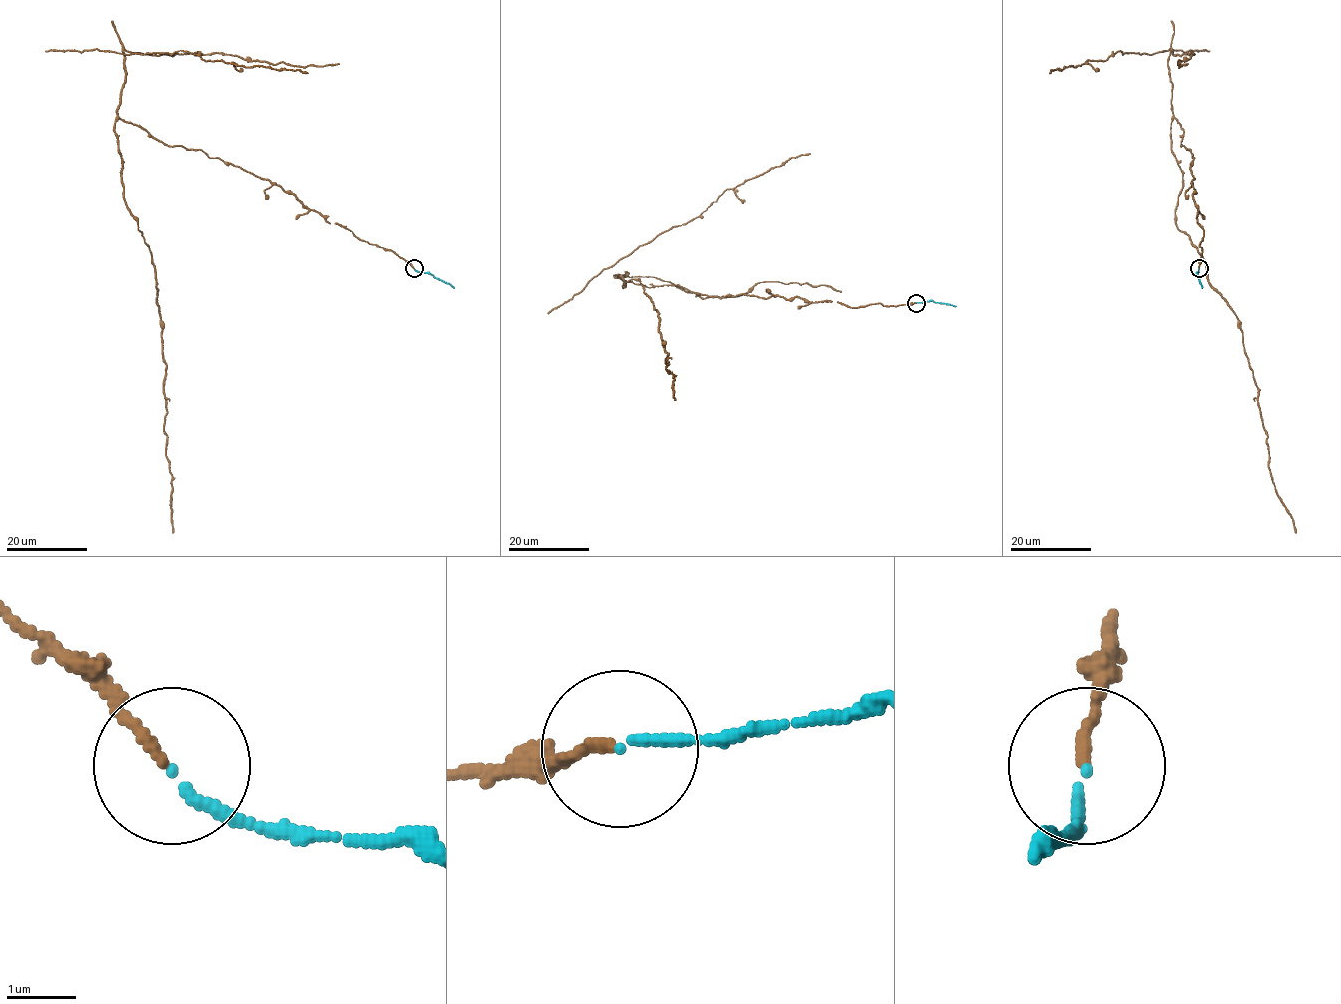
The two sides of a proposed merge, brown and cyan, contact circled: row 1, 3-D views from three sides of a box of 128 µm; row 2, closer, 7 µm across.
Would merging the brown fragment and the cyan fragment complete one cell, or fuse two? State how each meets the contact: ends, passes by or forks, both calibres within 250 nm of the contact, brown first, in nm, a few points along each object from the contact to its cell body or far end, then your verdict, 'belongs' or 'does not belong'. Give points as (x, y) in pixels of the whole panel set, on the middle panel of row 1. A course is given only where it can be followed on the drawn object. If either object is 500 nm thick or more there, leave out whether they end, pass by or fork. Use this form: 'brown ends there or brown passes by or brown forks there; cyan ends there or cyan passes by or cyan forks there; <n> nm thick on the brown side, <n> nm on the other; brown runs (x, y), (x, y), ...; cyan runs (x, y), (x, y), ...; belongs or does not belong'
brown ends there; cyan ends there; 140 nm thick on the brown side, 130 nm on the other; brown runs (916, 303), (848, 307), (799, 297), (711, 297), (617, 275), (624, 286), (638, 279), (658, 312), (675, 400); cyan runs (916, 303), (933, 300), (956, 306); belongs

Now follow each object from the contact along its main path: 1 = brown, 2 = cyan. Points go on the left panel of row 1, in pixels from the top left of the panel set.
1: (414, 268), (329, 223), (278, 185), (200, 150), (169, 147), (118, 118), (124, 197), (154, 265), (173, 532)
2: (414, 268), (431, 273), (454, 288)

